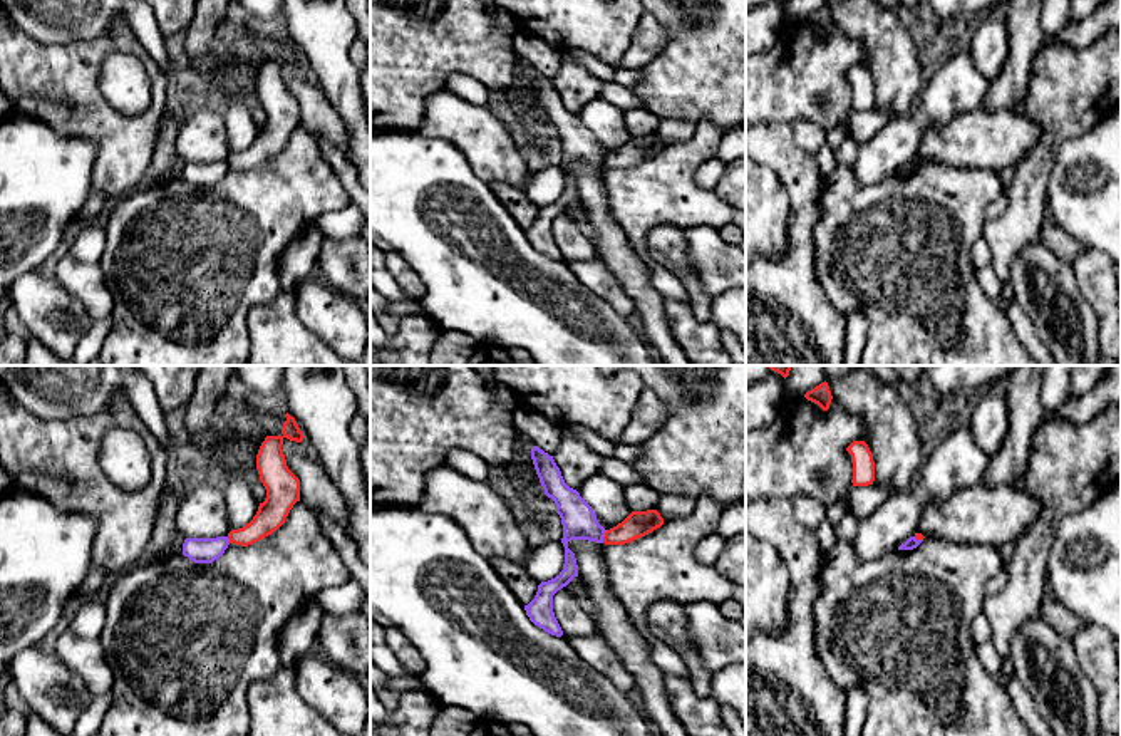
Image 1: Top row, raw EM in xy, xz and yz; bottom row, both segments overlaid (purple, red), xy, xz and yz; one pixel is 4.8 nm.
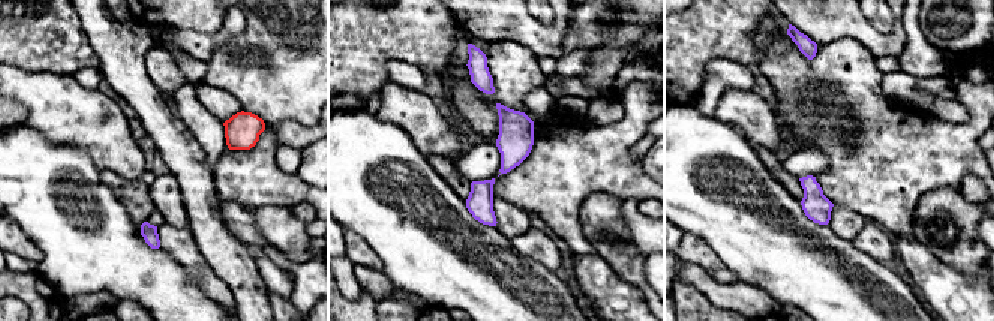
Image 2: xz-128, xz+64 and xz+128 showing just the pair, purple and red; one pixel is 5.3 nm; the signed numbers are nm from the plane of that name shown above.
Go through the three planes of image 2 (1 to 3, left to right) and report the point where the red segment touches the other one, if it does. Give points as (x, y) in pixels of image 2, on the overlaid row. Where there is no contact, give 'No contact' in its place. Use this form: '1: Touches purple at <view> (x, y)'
1: No contact
2: No contact
3: No contact

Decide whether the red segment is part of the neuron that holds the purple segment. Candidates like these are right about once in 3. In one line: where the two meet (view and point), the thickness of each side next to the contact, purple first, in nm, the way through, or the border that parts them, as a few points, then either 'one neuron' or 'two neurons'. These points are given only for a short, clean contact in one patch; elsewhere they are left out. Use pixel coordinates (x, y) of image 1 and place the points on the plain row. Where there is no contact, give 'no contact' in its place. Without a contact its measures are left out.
xz (604, 160) | 160/130 nm | along xz (607, 155), (602, 166) | two neurons

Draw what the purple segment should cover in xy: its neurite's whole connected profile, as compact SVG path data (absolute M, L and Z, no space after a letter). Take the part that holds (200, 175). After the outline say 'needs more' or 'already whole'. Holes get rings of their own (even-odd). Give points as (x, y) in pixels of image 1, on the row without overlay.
M228 161L186 163L183 168L183 179L194 188L213 188L225 178L228 169Z | already whole

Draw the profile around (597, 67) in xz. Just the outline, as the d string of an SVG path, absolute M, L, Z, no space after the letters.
M566 49L565 50L571 59L580 62L591 75L602 79L603 82L613 80L617 67L600 60L598 57L581 50L581 49Z

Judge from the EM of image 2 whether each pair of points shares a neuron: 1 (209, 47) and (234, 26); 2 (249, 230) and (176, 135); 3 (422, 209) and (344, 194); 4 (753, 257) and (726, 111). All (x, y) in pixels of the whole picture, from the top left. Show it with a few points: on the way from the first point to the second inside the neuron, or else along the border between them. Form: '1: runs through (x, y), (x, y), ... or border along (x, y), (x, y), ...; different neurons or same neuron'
1: runs through (215, 41), (228, 30); same neuron
2: border along (219, 203), (222, 222), (234, 236); different neurons
3: runs through (402, 207), (389, 194), (363, 194); same neuron
4: border along (714, 116), (730, 123), (753, 146); different neurons

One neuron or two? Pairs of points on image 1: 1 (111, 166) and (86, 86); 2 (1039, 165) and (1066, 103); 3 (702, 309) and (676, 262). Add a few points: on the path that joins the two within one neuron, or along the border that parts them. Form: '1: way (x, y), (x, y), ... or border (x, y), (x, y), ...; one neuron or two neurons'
1: way (111, 146), (111, 134), (89, 113), (89, 106); one neuron
2: way (1046, 150), (1061, 118); one neuron
3: way (699, 297), (684, 274); one neuron

